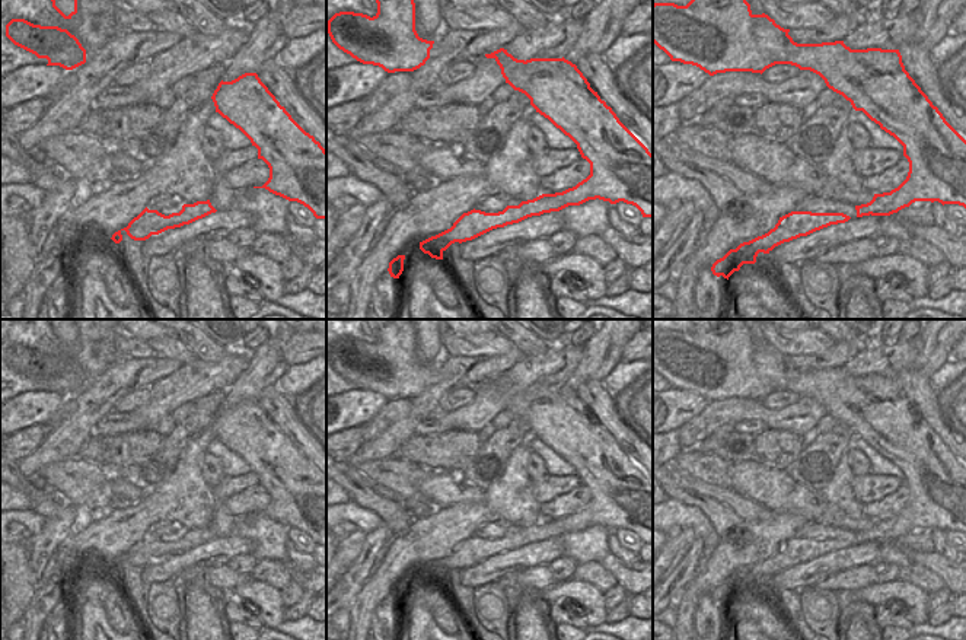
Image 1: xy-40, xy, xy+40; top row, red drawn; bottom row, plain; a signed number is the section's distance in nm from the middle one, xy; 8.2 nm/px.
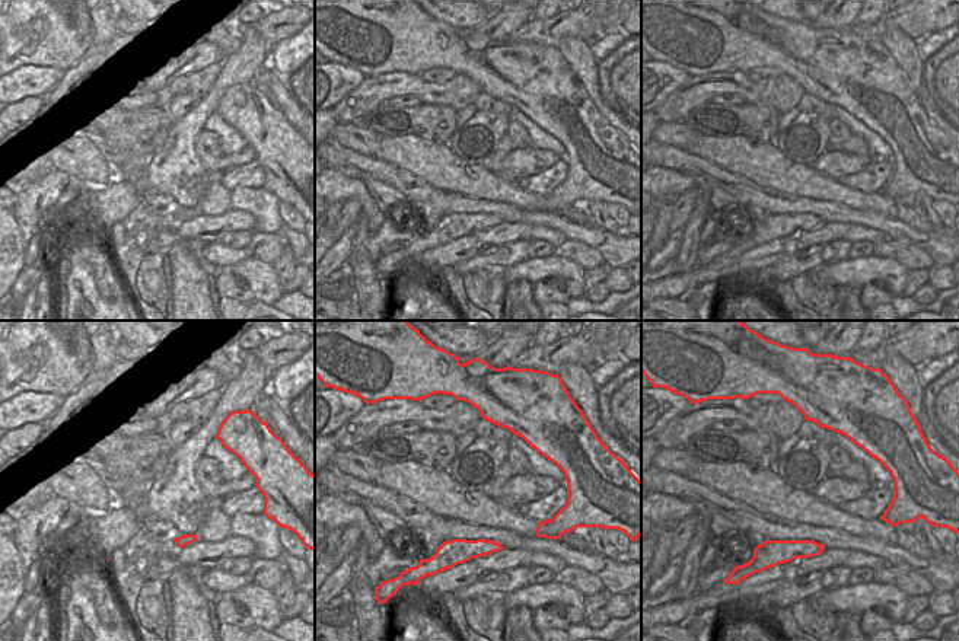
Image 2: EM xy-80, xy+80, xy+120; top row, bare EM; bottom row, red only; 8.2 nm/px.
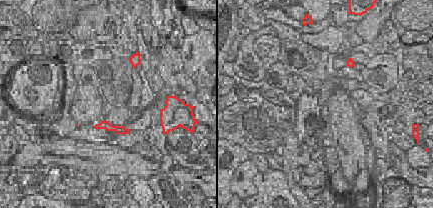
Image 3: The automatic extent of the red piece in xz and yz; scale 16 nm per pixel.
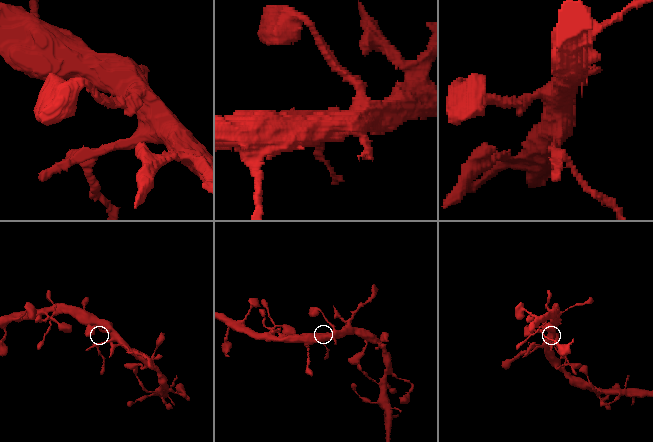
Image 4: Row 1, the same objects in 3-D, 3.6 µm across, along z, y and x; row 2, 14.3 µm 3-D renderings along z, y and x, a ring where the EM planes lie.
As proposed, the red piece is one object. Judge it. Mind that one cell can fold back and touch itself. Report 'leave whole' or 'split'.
split

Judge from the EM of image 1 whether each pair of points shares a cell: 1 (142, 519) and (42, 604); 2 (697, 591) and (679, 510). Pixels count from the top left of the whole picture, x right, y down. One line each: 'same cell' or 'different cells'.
1: same cell
2: different cells

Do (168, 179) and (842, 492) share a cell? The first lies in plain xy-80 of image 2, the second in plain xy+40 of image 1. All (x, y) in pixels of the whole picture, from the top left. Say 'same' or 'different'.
same

